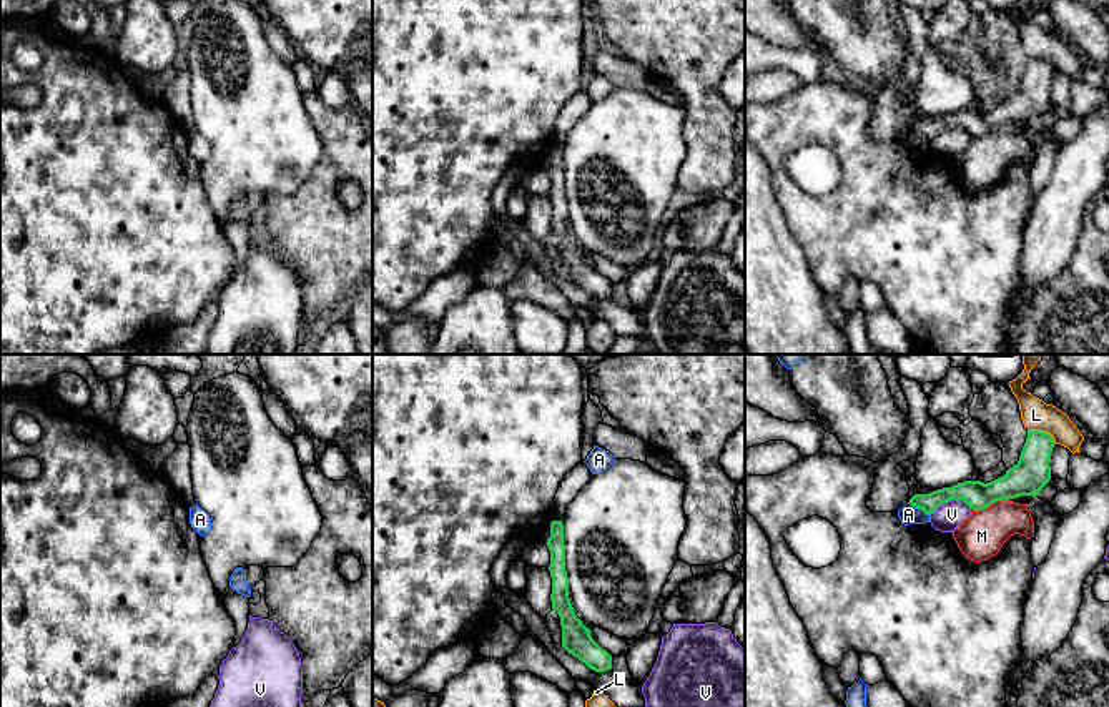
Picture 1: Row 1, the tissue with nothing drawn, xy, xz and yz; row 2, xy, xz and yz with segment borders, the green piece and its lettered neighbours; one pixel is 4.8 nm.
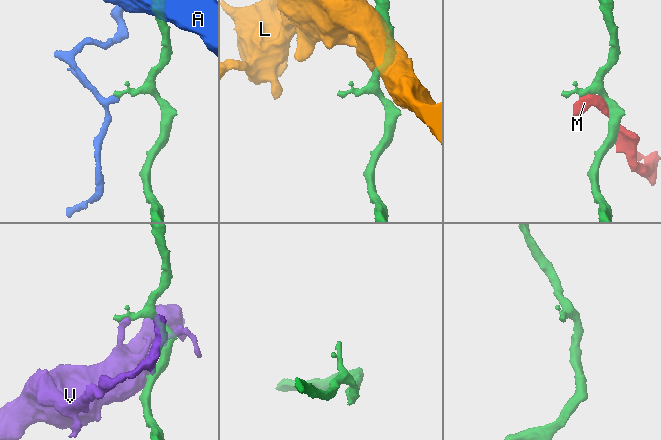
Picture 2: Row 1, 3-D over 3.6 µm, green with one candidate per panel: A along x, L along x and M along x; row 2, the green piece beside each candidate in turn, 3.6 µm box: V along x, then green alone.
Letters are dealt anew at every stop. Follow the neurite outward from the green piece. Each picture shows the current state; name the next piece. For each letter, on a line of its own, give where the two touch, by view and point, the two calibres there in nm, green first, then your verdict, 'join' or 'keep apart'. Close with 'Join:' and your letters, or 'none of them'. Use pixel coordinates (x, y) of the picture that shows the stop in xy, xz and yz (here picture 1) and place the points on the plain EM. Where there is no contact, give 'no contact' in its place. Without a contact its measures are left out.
A: yz (918, 135) | 90/100 nm | keep apart
L: yz (1041, 59) | 170/150 nm | keep apart
M: yz (990, 132) | 170/220 nm | keep apart
V: yz (950, 127) | 140/140 nm | keep apart
Join: none of them

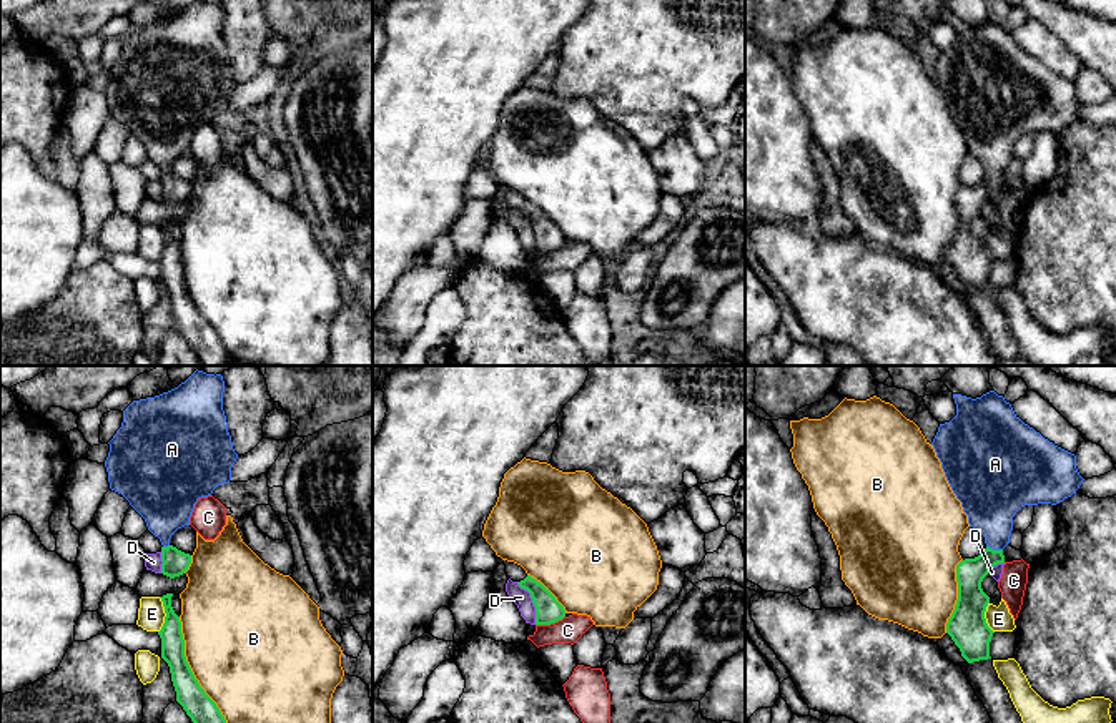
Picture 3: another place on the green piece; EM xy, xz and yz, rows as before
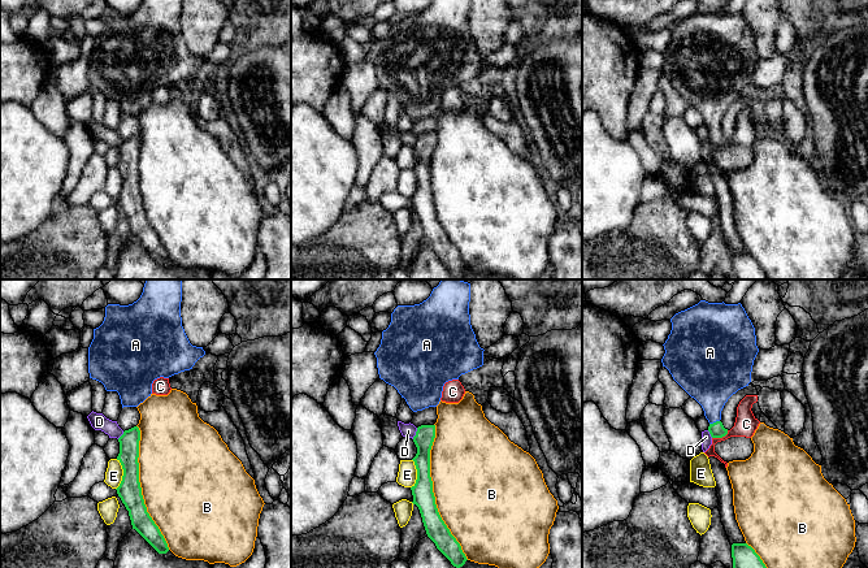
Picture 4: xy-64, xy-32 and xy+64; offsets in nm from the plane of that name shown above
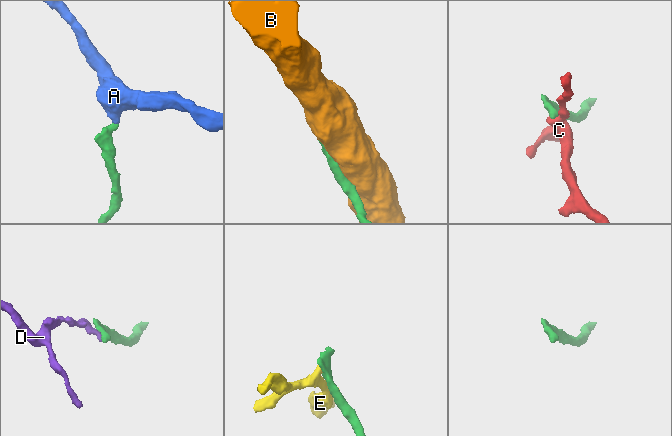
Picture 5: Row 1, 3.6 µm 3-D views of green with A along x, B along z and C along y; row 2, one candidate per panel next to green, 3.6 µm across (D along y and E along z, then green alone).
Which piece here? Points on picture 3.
A: yz (995, 178) | 140/280 nm | join
B: xy (193, 303) | 140/500 nm | keep apart
C: xz (549, 251) | 130/130 nm | keep apart
D: xz (533, 230) | 130/90 nm | keep apart
E: xy (167, 243) | 110/130 nm | keep apart
Join: A

